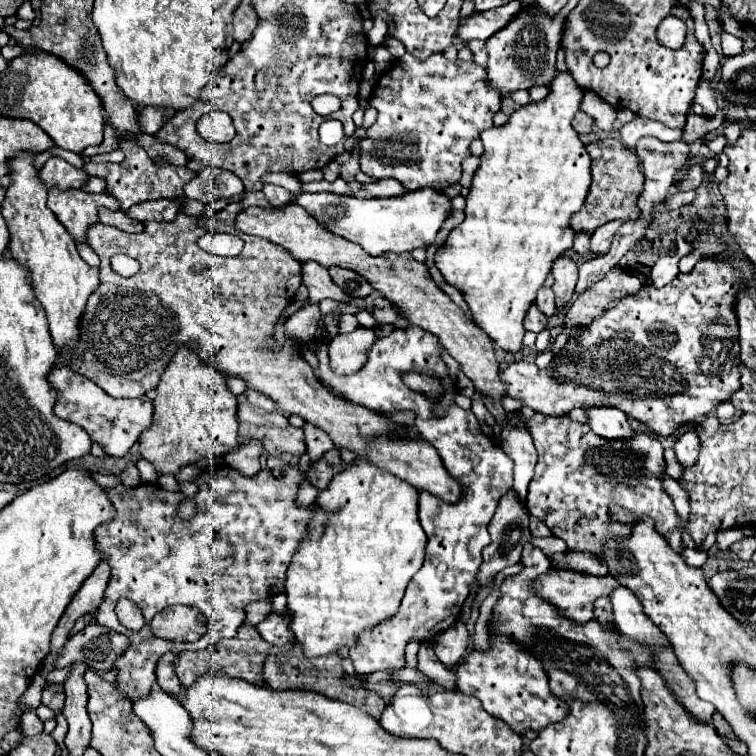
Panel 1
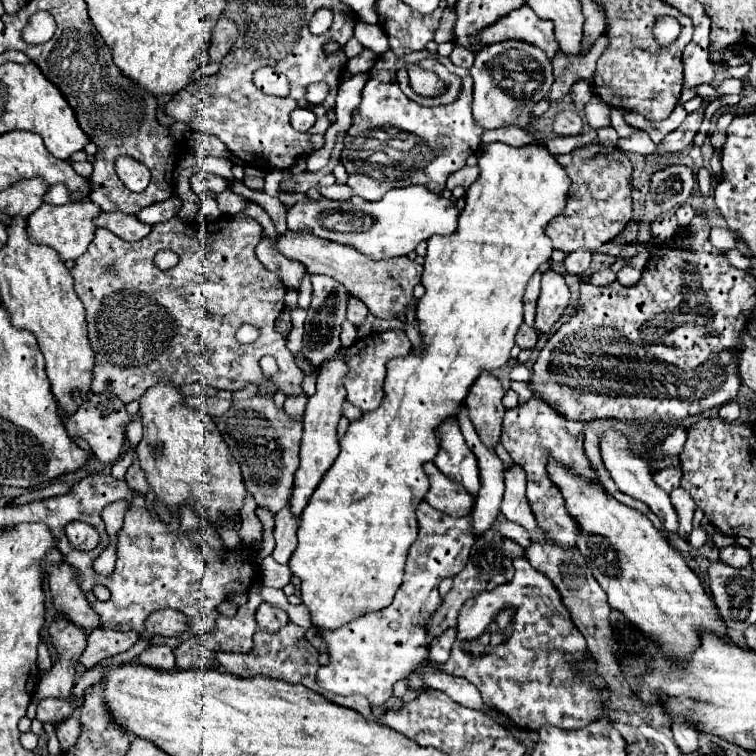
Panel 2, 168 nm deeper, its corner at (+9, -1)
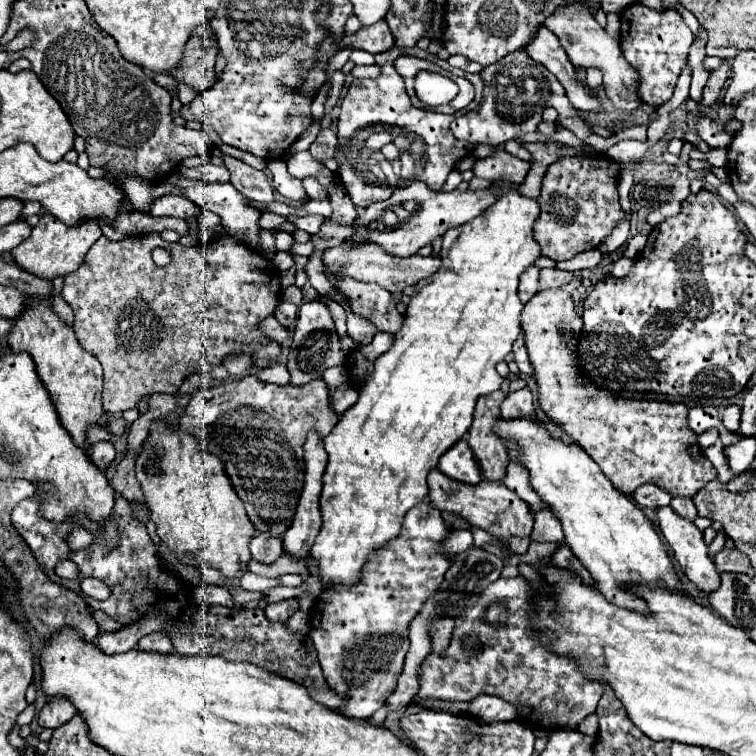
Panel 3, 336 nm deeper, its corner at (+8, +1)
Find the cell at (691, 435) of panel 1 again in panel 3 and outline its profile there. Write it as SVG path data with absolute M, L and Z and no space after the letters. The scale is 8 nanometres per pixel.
M643 483L641 487L637 487L633 491L633 499L649 509L657 509L657 507L665 507L671 501L669 491L665 491L663 487L655 485L655 483Z

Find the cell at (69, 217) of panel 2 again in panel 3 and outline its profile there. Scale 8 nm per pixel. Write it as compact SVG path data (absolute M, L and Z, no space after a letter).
M43 213L39 223L33 227L29 239L25 239L19 247L15 247L11 251L11 255L21 269L27 269L29 273L33 273L41 279L53 279L57 275L67 275L69 271L75 271L79 267L79 263L83 261L85 251L89 251L89 247L101 235L103 233L101 233L97 219L85 219L81 225L69 227L69 225L61 223L57 217Z

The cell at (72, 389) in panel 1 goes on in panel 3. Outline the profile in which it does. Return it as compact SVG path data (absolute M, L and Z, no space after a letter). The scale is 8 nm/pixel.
M99 441L89 447L89 457L97 467L105 471L111 465L111 461L115 459L115 447L109 441Z

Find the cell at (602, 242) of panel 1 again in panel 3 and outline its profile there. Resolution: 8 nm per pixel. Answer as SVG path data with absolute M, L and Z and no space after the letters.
M541 269L539 289L561 287L563 283L569 283L573 277L575 277L575 273L573 273L573 271L561 271L561 269Z

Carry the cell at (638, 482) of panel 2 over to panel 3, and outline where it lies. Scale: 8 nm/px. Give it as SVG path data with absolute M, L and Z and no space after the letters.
M669 505L667 507L659 507L657 509L657 517L659 517L659 527L661 527L661 533L665 537L665 541L671 545L673 553L675 553L675 559L679 561L679 565L683 567L685 575L703 591L703 593L711 593L717 589L717 583L719 583L719 575L717 575L717 569L715 569L715 563L713 559L709 557L707 553L707 545L703 543L703 533L697 529L697 525L681 515L677 515Z

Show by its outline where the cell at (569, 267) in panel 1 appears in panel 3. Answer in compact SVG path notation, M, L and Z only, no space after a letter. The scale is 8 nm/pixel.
M561 289L535 293L521 313L521 327L539 385L541 409L551 421L563 425L575 443L597 461L617 491L629 495L641 483L661 483L673 497L693 497L717 471L707 459L689 459L685 451L697 439L687 425L687 407L659 399L619 399L609 395L609 391L597 389L589 379L583 379L577 367L581 323L573 309L573 297Z

